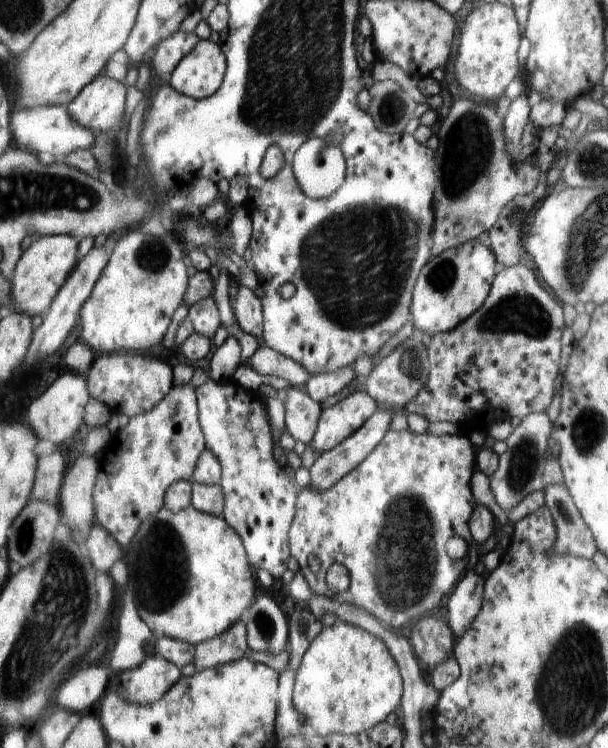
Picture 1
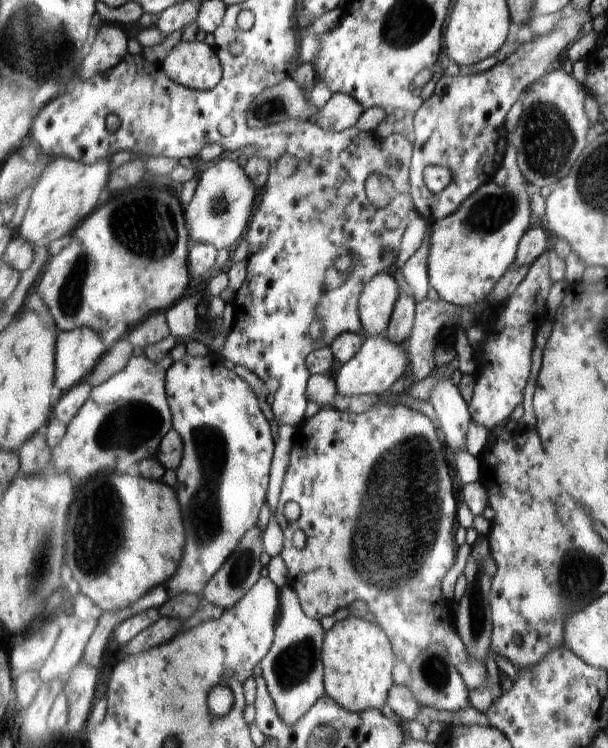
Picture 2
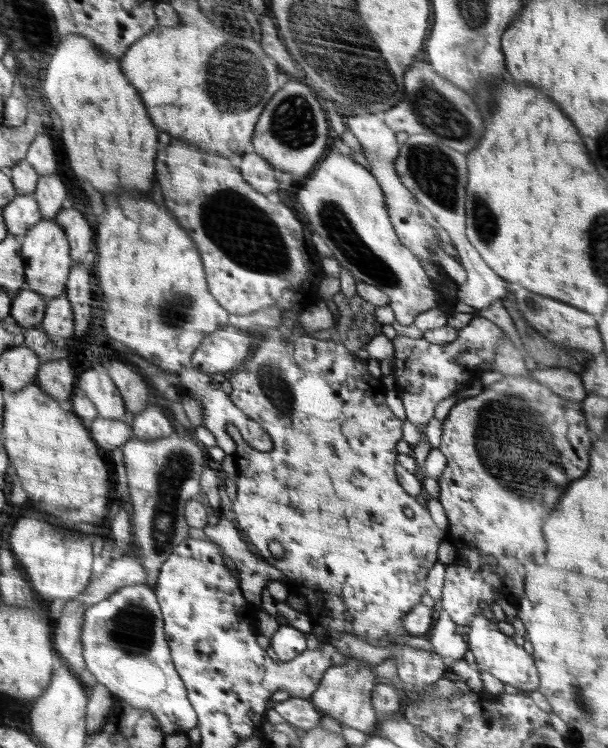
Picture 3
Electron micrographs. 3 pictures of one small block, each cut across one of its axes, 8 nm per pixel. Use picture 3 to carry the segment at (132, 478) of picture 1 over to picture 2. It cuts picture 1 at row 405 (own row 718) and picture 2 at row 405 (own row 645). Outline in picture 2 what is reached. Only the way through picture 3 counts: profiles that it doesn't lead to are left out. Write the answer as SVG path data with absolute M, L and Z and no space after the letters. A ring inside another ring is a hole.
M132 355L126 367L103 384L91 388L90 399L69 425L62 443L54 450L54 458L59 471L69 473L76 488L82 480L102 470L116 473L133 473L143 459L157 455L161 441L172 430L172 407L165 392L165 373L173 365L167 355L160 361L150 361L146 356Z

